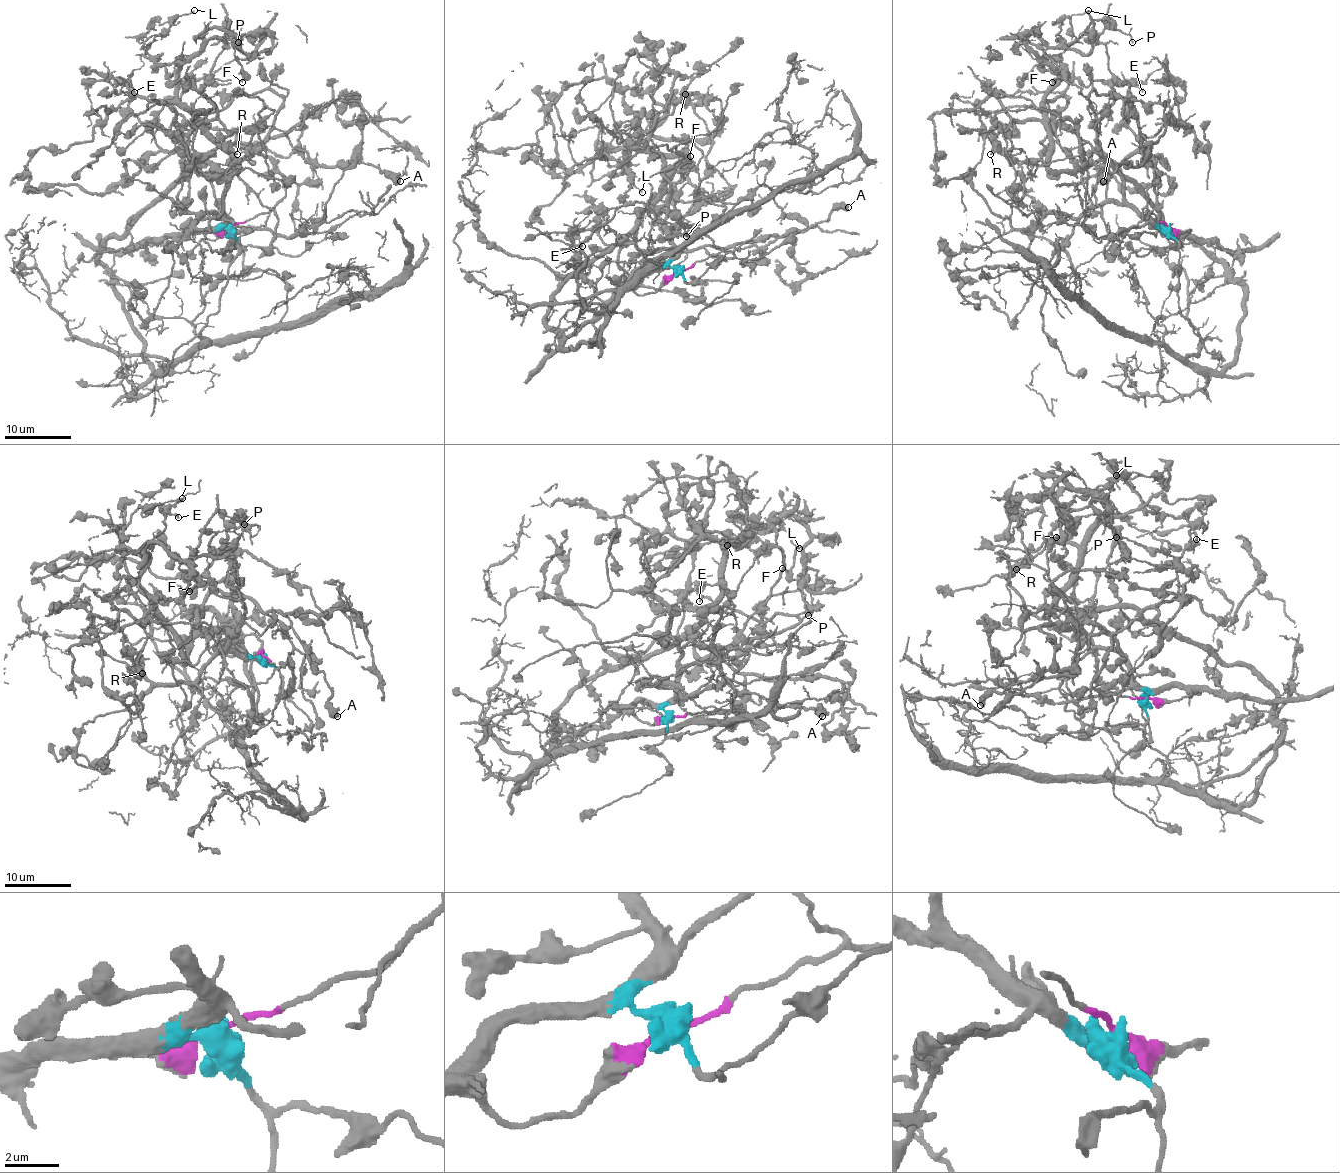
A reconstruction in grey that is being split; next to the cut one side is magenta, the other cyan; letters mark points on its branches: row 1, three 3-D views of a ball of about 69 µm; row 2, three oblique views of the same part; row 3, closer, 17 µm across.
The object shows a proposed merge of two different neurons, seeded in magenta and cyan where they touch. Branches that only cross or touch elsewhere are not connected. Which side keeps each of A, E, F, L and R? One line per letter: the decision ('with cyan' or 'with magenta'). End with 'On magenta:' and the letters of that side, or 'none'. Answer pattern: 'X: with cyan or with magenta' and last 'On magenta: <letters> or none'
A: with magenta
E: with magenta
F: with magenta
L: with magenta
R: with magenta
On magenta: A, E, F, L, R

